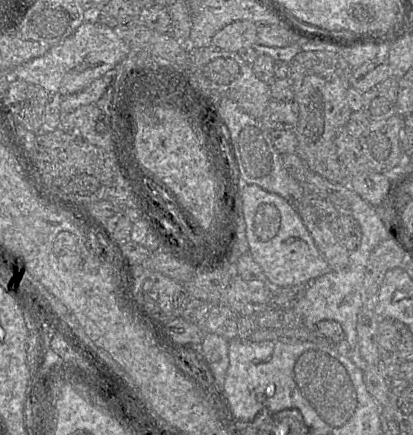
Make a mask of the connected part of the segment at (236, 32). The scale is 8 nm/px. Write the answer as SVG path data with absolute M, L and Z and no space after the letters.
M249 20L230 23L212 38L211 45L223 51L238 52L256 43L258 24Z

